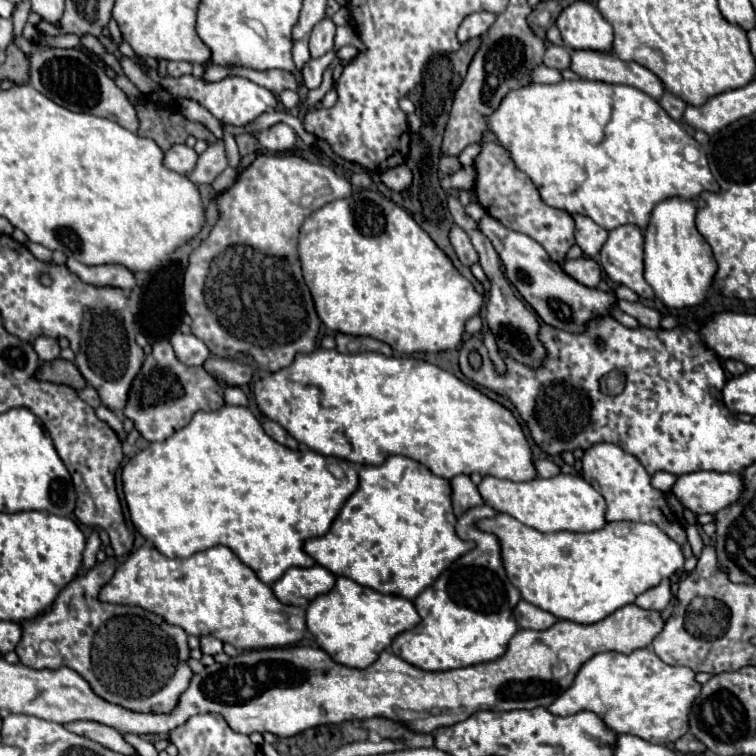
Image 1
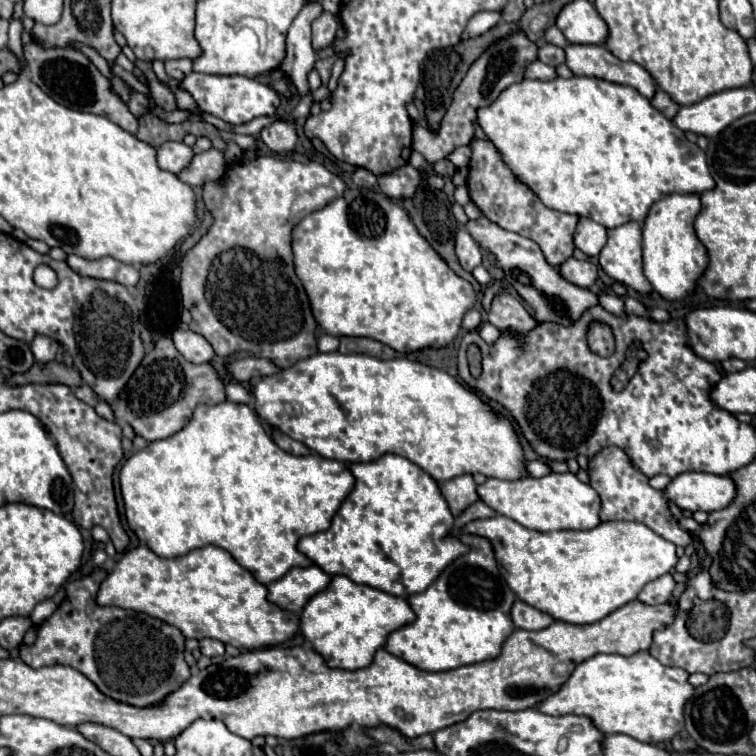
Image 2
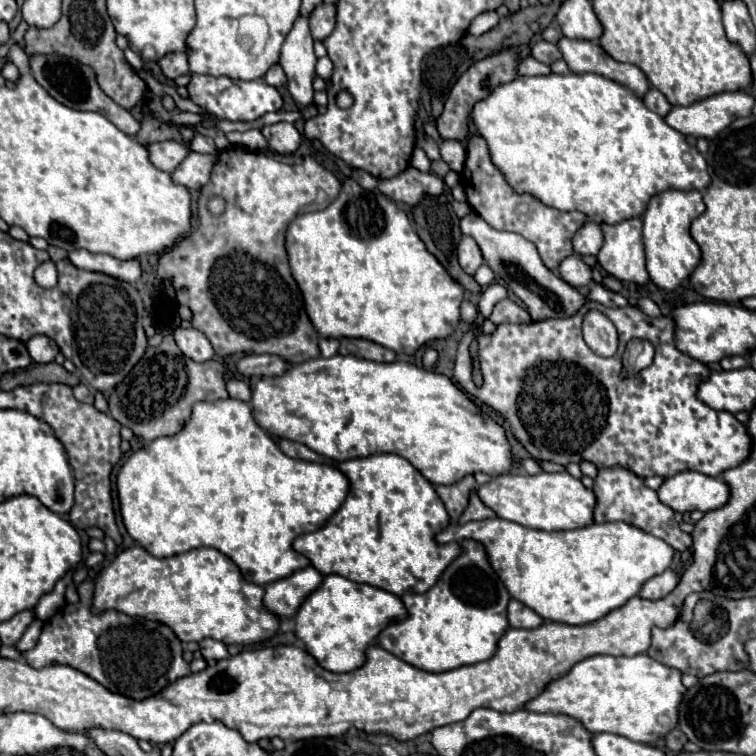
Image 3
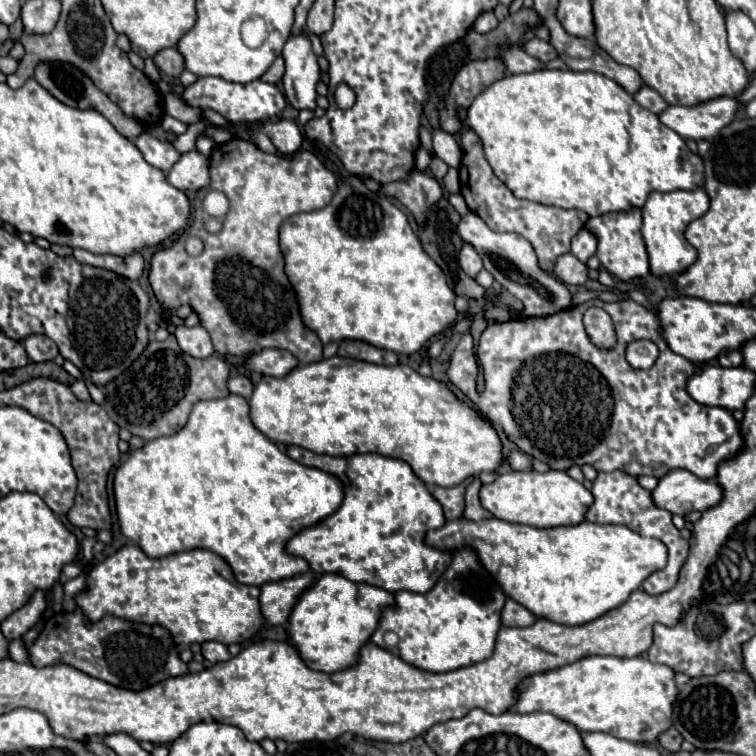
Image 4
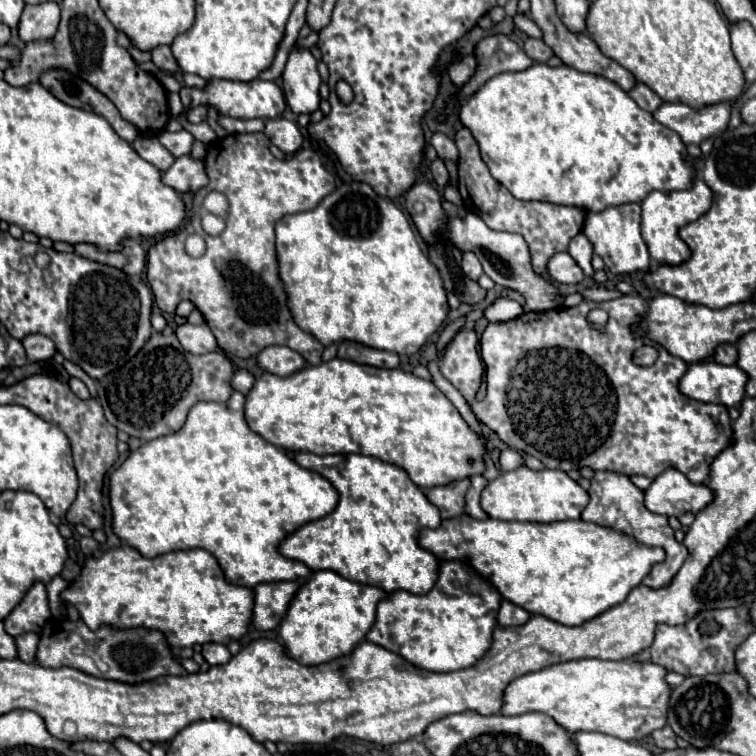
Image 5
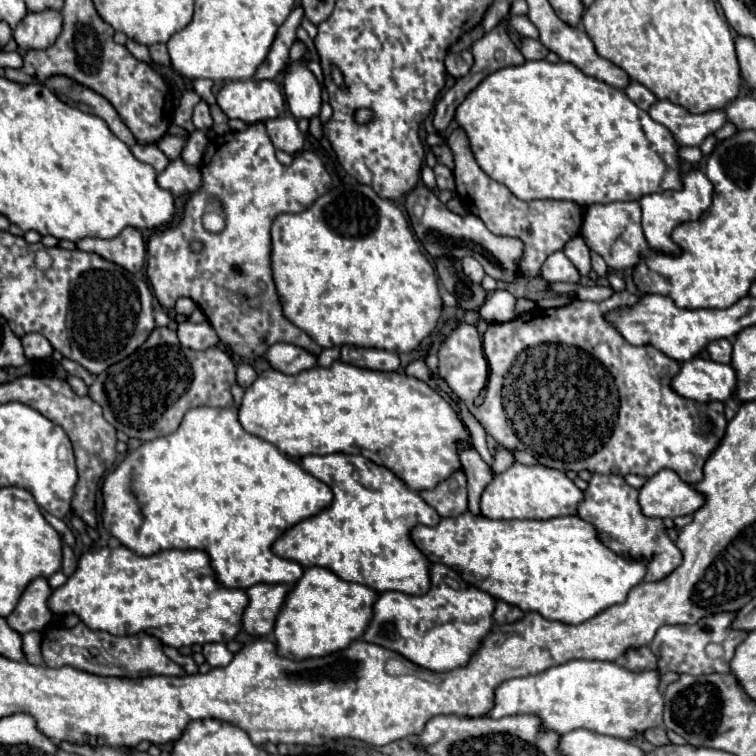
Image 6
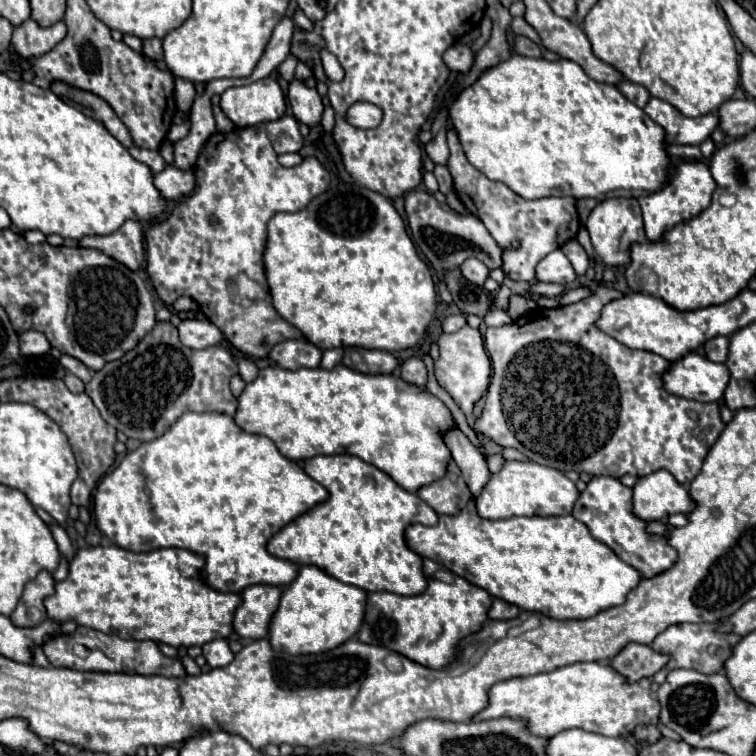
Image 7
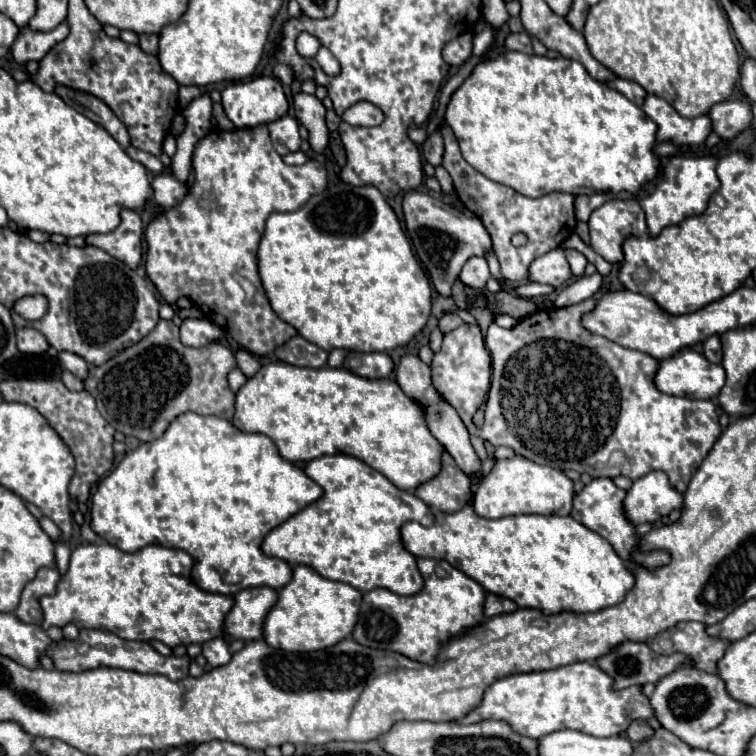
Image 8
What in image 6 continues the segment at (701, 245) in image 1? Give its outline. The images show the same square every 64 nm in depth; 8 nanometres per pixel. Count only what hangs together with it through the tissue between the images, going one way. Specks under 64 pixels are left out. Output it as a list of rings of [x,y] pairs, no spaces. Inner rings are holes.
[[[694,170],[688,172],[684,176],[684,188],[680,192],[656,192],[656,194],[648,194],[640,200],[640,208],[642,208],[642,230],[646,236],[646,242],[650,246],[650,250],[660,252],[660,254],[670,254],[670,256],[678,256],[680,254],[680,246],[672,240],[672,230],[678,224],[690,222],[690,220],[698,220],[702,216],[702,212],[706,212],[712,204],[712,184],[710,180]]]

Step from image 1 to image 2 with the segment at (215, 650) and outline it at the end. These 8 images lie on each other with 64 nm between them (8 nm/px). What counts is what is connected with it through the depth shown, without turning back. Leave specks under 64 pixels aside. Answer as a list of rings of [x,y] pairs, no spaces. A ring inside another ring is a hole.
[[[202,638],[200,640],[200,650],[202,650],[204,656],[222,656],[224,654],[224,644],[220,640]]]

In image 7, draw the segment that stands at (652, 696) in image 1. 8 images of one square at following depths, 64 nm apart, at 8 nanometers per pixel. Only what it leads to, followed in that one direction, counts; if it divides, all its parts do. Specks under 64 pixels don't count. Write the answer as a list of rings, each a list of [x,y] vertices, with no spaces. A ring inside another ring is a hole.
[[[576,662],[552,672],[528,676],[528,678],[510,678],[502,680],[492,686],[490,690],[490,704],[484,708],[474,720],[488,720],[488,718],[524,718],[536,736],[552,738],[554,734],[570,728],[582,728],[588,732],[596,732],[602,736],[630,736],[638,724],[658,724],[660,716],[660,702],[650,692],[652,680],[644,678],[638,682],[628,682],[620,676],[608,662]]]

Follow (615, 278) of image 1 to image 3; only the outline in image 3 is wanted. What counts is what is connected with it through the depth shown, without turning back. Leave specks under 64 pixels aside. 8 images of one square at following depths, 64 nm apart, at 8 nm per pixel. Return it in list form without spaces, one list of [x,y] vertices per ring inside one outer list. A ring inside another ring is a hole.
[[[630,218],[620,224],[602,224],[604,246],[598,252],[600,266],[622,282],[634,282],[644,286],[650,282],[646,272],[644,244],[642,244],[642,220]]]

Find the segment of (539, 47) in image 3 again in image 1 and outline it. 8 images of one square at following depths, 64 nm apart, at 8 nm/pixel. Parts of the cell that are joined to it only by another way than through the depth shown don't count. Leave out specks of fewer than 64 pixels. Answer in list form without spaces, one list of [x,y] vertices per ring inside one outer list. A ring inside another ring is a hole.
[[[548,46],[544,54],[544,64],[556,70],[570,68],[570,50],[566,50],[564,46]]]

